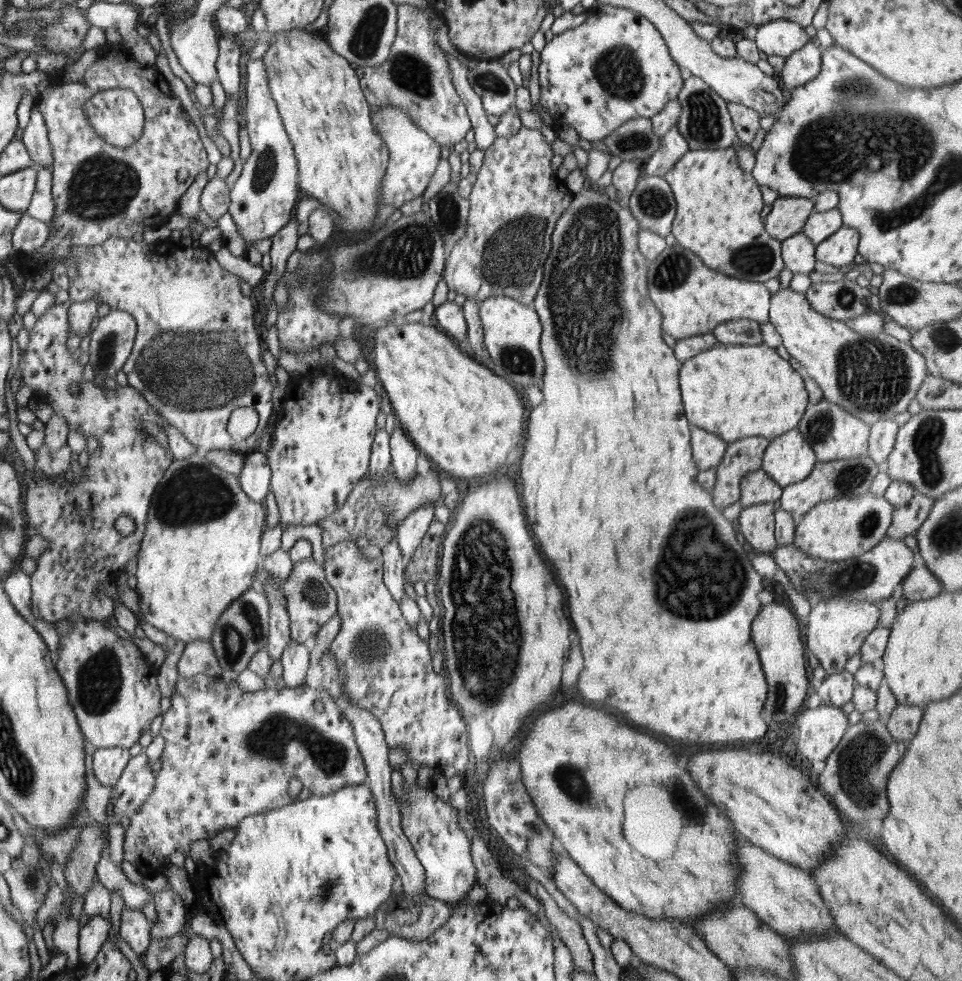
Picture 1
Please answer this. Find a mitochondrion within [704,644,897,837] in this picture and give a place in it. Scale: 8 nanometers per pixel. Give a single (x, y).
(861, 758)

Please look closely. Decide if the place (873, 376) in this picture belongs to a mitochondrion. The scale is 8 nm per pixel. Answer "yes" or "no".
yes

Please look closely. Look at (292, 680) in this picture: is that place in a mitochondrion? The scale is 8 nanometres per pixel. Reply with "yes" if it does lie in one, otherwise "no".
no

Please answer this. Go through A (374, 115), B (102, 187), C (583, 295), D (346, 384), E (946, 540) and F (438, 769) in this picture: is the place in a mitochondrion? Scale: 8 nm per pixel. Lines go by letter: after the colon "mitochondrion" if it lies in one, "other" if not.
A: other
B: mitochondrion
C: mitochondrion
D: other
E: mitochondrion
F: other

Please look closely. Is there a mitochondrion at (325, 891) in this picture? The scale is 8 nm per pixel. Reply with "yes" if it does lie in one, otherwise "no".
yes

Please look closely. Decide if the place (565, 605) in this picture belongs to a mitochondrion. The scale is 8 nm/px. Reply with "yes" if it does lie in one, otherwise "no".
no

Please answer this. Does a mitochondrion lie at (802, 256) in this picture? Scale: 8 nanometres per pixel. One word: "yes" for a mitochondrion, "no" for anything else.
no

